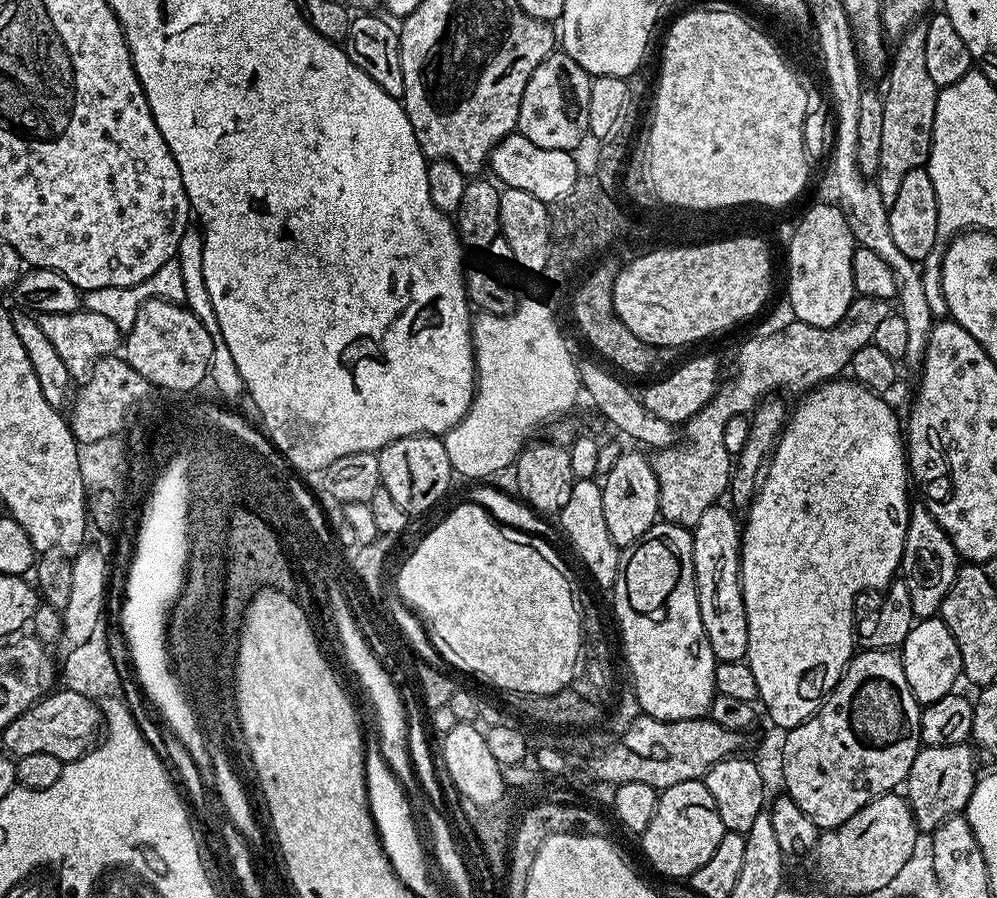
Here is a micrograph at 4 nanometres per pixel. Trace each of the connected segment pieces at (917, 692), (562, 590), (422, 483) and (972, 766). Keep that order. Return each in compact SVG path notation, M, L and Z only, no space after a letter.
M939 615L929 620L917 620L910 634L906 634L906 642L900 645L898 655L906 674L906 682L910 682L910 690L921 706L938 702L938 698L957 687L956 679L961 679L962 654L958 650L958 642L954 642L954 634L950 634L946 622Z
M471 502L460 504L441 524L436 524L420 540L420 545L409 554L396 576L396 588L402 599L423 621L428 631L428 636L434 647L440 651L440 656L445 665L457 668L460 672L473 672L484 680L489 680L496 688L505 688L511 694L523 694L526 696L545 696L555 692L563 692L569 687L572 675L576 672L576 659L582 656L582 625L580 623L580 611L576 609L576 596L572 592L572 584L564 577L564 572L556 564L547 560L544 552L534 550L524 544L523 539L511 540L496 520L492 519L486 509Z
M407 436L398 438L390 442L385 448L381 448L378 453L378 467L382 469L380 487L386 489L394 497L394 502L402 506L410 514L416 512L428 512L444 495L448 492L448 487L454 481L454 473L450 466L450 454L446 454L446 446L440 436Z
M968 742L954 746L921 747L920 753L914 758L914 766L910 766L910 774L902 785L912 817L921 833L935 832L938 826L942 826L942 822L951 816L961 815L967 809L970 794L978 779L975 754L977 755L973 745Z

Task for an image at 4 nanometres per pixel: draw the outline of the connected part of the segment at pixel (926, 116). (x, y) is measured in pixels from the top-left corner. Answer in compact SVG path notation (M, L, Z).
M917 22L899 37L900 44L890 56L886 69L888 89L883 89L882 99L882 150L878 154L878 170L874 184L886 205L894 202L898 189L910 170L918 170L928 163L932 149L934 130L934 110L936 109L936 83L930 79L926 67L926 30L924 24Z

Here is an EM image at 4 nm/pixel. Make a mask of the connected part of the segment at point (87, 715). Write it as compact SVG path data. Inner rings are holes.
M53 690L49 692L37 704L33 704L25 712L18 714L18 718L14 718L14 722L10 722L10 726L6 726L6 730L2 733L2 740L4 740L4 747L2 748L8 756L19 758L26 754L54 754L54 758L71 762L81 760L85 752L89 751L97 743L98 737L102 732L99 708L101 705L95 699L88 699L82 694L69 690L61 691Z

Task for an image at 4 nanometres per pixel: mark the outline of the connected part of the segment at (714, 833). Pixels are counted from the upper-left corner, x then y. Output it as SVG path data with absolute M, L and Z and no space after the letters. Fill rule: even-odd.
M703 779L678 782L657 795L654 818L650 818L650 826L642 833L644 856L652 863L653 870L664 876L691 878L694 870L718 850L725 831L722 818L718 818L718 806L714 806L714 797Z

